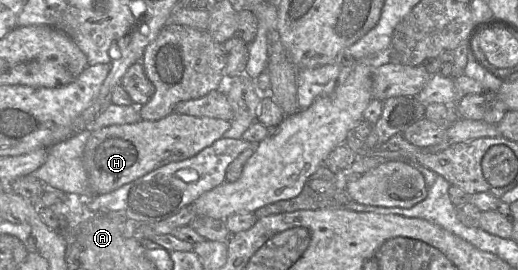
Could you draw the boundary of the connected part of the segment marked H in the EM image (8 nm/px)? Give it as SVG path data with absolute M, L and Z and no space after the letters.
M172 112L158 121L111 125L91 132L83 152L83 165L91 190L106 194L171 162L197 155L231 128L231 121Z

